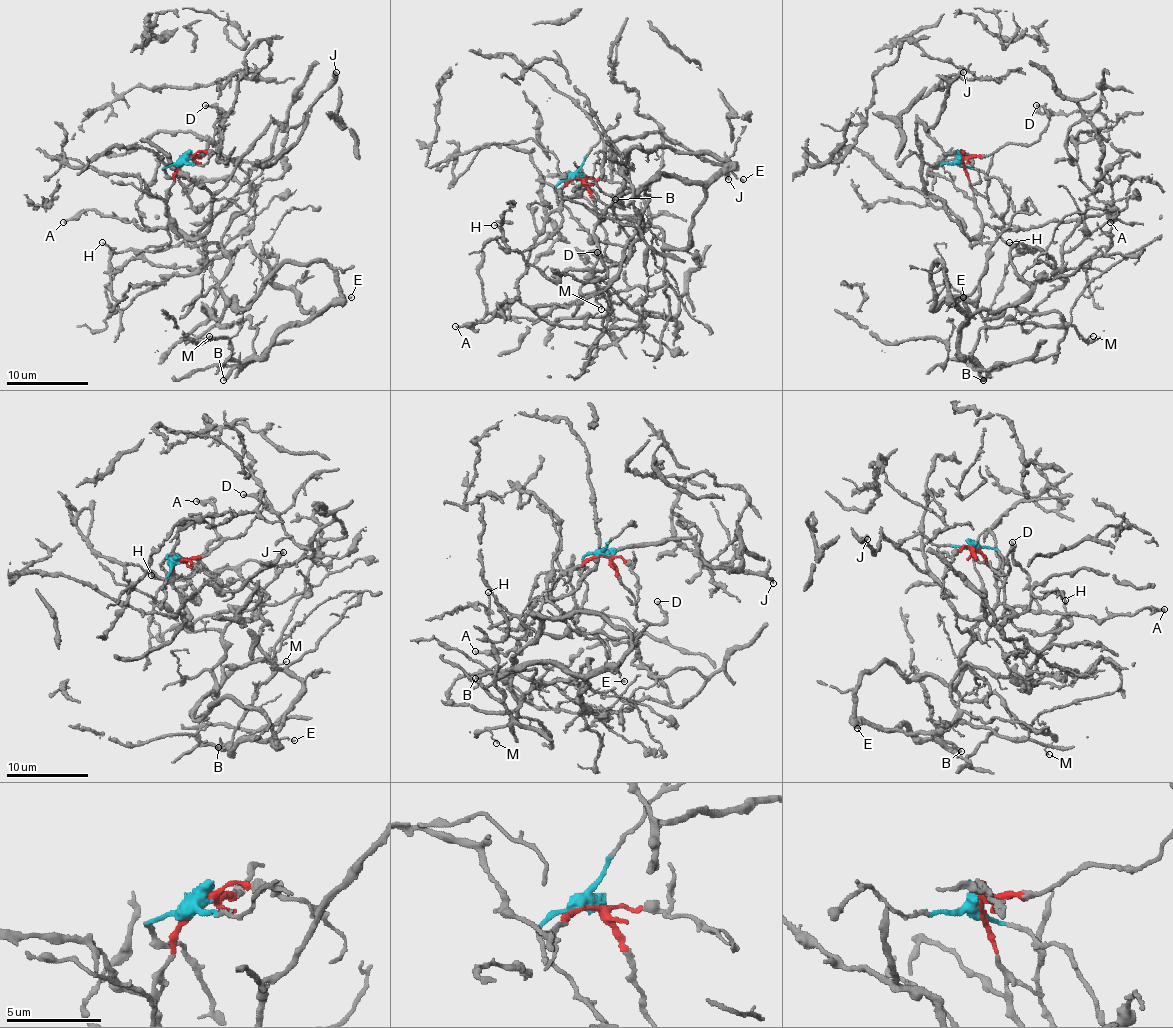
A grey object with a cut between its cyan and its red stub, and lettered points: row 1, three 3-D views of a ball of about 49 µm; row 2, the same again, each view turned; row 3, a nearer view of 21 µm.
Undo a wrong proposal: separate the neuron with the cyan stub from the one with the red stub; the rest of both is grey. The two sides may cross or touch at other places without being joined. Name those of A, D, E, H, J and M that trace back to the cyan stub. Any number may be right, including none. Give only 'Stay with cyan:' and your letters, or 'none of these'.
Stay with cyan: E, M

